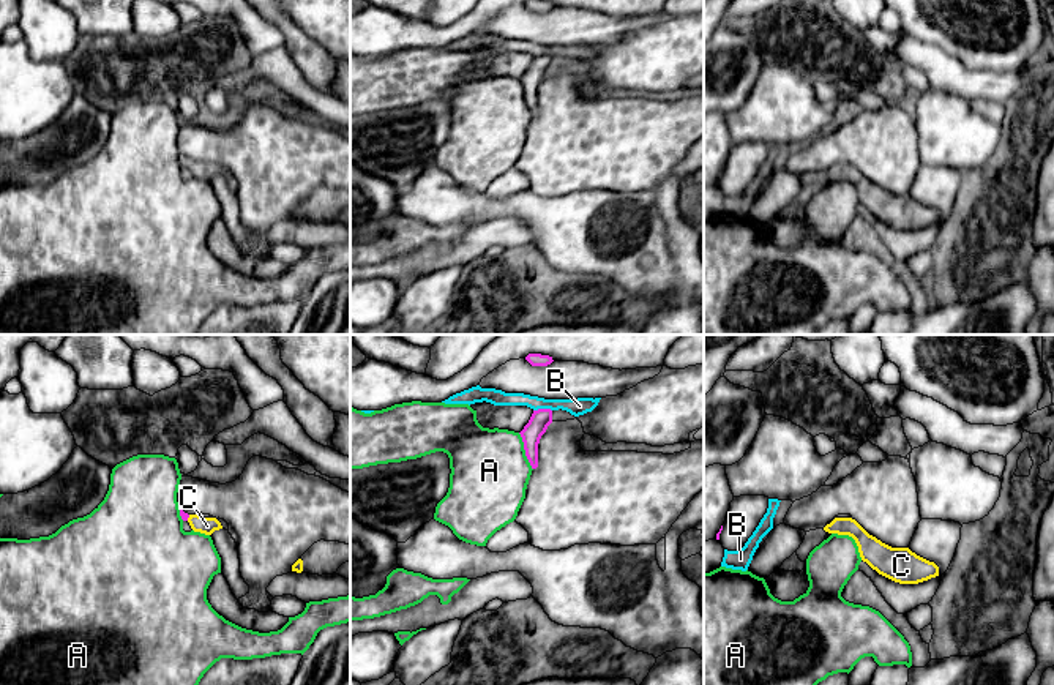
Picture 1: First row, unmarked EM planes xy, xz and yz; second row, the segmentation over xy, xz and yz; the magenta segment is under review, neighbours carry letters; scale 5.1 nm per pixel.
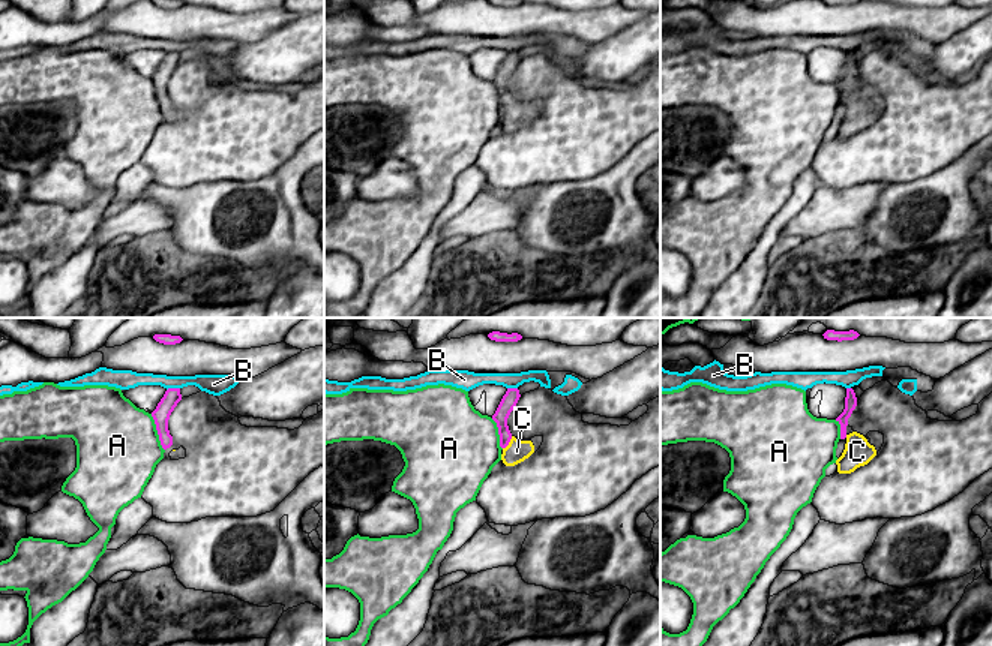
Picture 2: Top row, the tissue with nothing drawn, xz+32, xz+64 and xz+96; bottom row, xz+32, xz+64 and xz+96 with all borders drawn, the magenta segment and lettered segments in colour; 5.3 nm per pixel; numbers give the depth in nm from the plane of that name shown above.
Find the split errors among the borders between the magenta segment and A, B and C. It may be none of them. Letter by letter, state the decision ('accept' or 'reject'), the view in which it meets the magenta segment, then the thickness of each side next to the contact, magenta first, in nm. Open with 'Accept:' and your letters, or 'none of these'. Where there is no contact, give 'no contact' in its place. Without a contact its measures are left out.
Accept: C
A: reject; meets magenta in xz; 100 nm thick on the magenta side, 400 nm on the other
B: reject; meets magenta in xz; 100 nm thick on the magenta side, 90 nm on the other
C: accept; meets magenta in xy; 40 nm thick on the magenta side, 90 nm on the other

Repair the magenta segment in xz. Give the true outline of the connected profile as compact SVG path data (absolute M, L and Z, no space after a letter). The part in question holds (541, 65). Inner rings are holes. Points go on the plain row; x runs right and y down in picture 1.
M538 55L533 57L529 69L519 79L524 88L525 103L532 115L538 114L538 90L551 69L552 69L552 57Z

